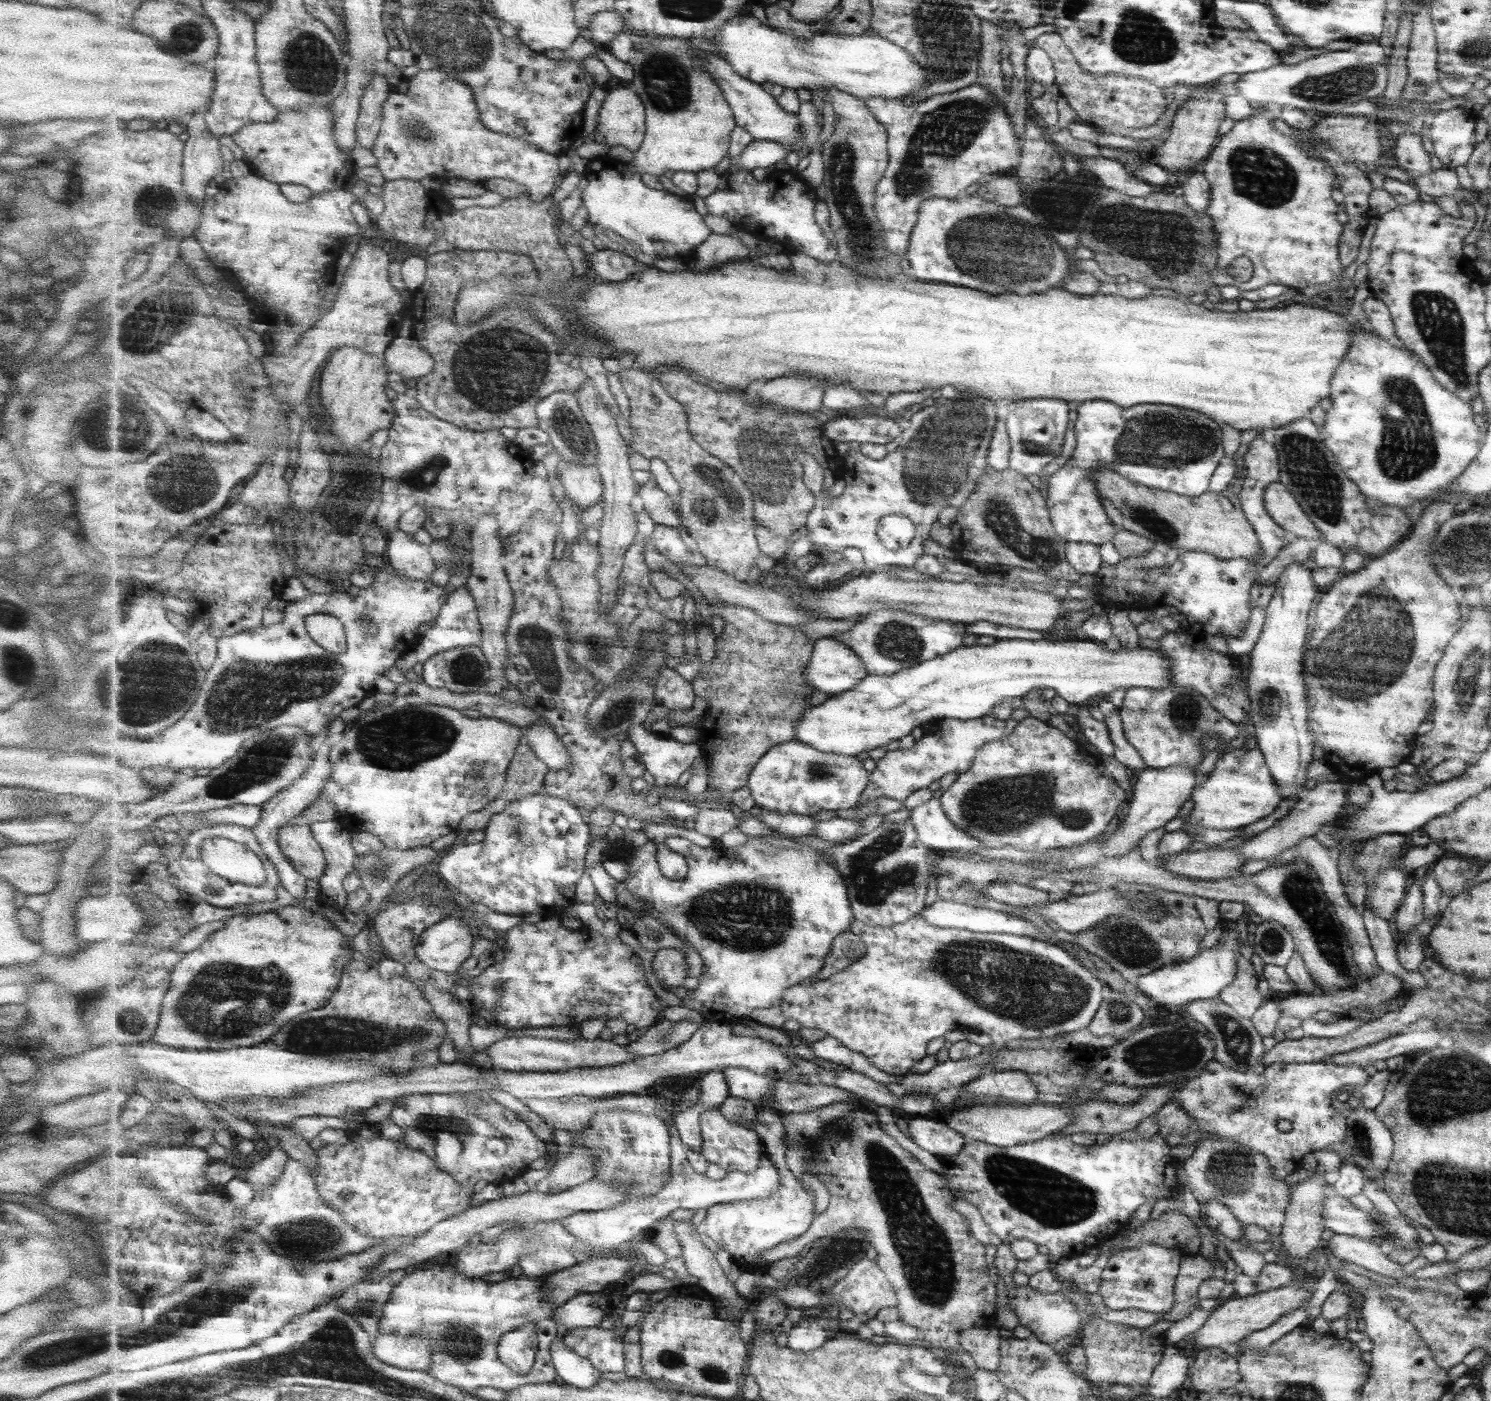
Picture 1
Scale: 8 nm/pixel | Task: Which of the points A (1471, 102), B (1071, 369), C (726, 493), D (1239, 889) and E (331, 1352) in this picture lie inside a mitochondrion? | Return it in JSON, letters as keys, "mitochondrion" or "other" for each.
{"A":"other","B":"other","C":"mitochondrion","D":"other","E":"mitochondrion"}

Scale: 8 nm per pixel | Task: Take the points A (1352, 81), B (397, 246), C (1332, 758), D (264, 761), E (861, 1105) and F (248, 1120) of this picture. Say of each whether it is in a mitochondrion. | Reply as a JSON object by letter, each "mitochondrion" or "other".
{"A":"mitochondrion","B":"other","C":"other","D":"mitochondrion","E":"other","F":"other"}

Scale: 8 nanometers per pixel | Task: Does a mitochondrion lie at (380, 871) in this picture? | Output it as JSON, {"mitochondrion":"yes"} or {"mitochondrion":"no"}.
{"mitochondrion":"yes"}

